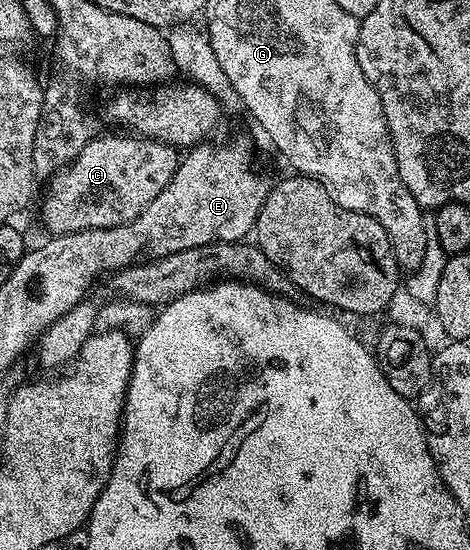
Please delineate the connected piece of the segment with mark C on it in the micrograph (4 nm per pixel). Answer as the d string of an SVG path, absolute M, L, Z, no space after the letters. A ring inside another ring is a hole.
M116 134L92 138L72 163L47 179L48 191L40 206L40 218L49 235L126 224L137 218L146 204L170 184L182 161L177 147L139 136L124 137L128 138Z

